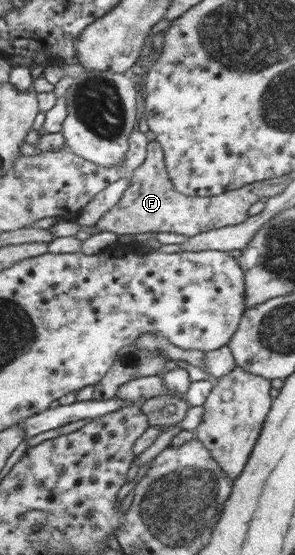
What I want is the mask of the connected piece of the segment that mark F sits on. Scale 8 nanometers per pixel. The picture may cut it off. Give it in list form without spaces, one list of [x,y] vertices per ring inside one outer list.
[[[155,139],[150,141],[148,157],[131,175],[128,188],[122,198],[97,223],[101,232],[119,236],[142,233],[173,233],[187,237],[197,236],[212,230],[237,226],[250,219],[251,204],[273,195],[273,187],[257,181],[223,195],[190,197],[175,190],[167,172],[165,151]]]

